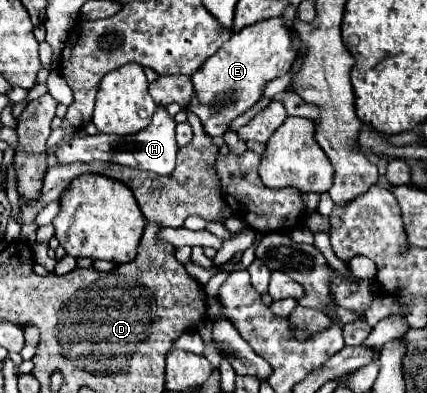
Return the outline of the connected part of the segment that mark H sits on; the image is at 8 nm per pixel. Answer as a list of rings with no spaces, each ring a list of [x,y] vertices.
[[[157,107],[151,123],[141,133],[135,133],[133,137],[117,137],[117,135],[103,135],[103,133],[93,135],[93,137],[73,135],[73,137],[65,139],[61,145],[57,145],[55,155],[57,155],[57,163],[61,163],[61,165],[75,163],[75,161],[83,161],[83,163],[109,161],[109,163],[127,165],[133,169],[169,175],[175,169],[177,151],[179,151],[179,147],[175,141],[175,121],[173,121],[173,117],[169,117],[165,107]]]

